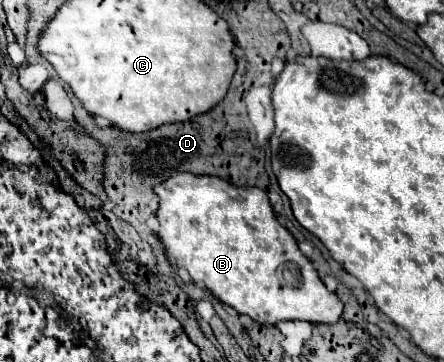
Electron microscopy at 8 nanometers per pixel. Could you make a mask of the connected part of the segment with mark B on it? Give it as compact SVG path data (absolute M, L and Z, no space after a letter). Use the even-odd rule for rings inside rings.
M178 173L164 183L154 187L156 195L160 197L158 207L158 221L160 221L160 239L166 251L176 259L178 267L188 269L192 281L220 301L234 308L239 314L250 315L254 321L262 325L274 325L278 321L302 319L310 323L336 323L342 317L344 303L338 299L336 293L330 293L326 285L320 281L314 265L310 259L302 255L298 249L296 239L282 227L270 207L268 195L258 187L236 187L220 177L214 175L190 175ZM284 263L296 263L302 275L302 285L296 289L282 287L276 271Z

